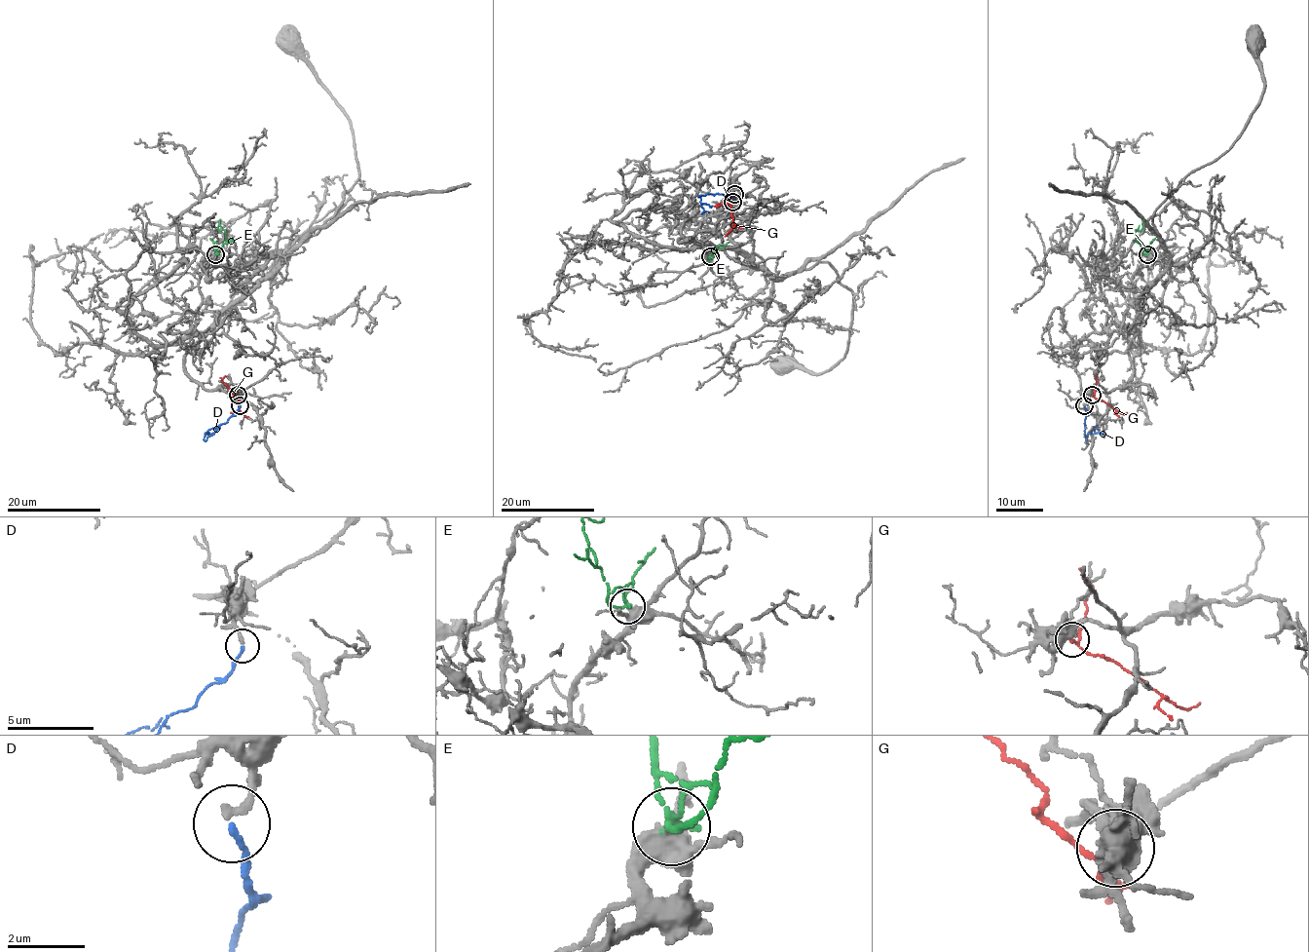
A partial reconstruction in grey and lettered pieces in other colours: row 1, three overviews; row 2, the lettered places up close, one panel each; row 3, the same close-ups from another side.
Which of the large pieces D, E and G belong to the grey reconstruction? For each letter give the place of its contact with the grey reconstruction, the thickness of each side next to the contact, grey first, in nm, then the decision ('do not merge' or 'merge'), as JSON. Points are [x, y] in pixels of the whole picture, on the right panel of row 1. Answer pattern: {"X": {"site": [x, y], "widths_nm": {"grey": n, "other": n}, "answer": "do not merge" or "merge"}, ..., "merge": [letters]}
{"D": {"site": [1084, 405], "widths_nm": {"grey": 220, "other": 150}, "answer": "merge"}, "E": {"site": [1147, 254], "widths_nm": {"grey": 440, "other": 140}, "answer": "merge"}, "G": {"site": [1092, 395], "widths_nm": {"grey": 400, "other": 150}, "answer": "do not merge"}, "merge": ["D", "E"]}

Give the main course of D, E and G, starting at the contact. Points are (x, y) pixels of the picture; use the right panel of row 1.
D: (1085, 405), (1086, 440), (1097, 426)
E: (1146, 253), (1135, 231), (1140, 229), (1142, 219)
G: (1092, 395), (1120, 412), (1127, 412)

